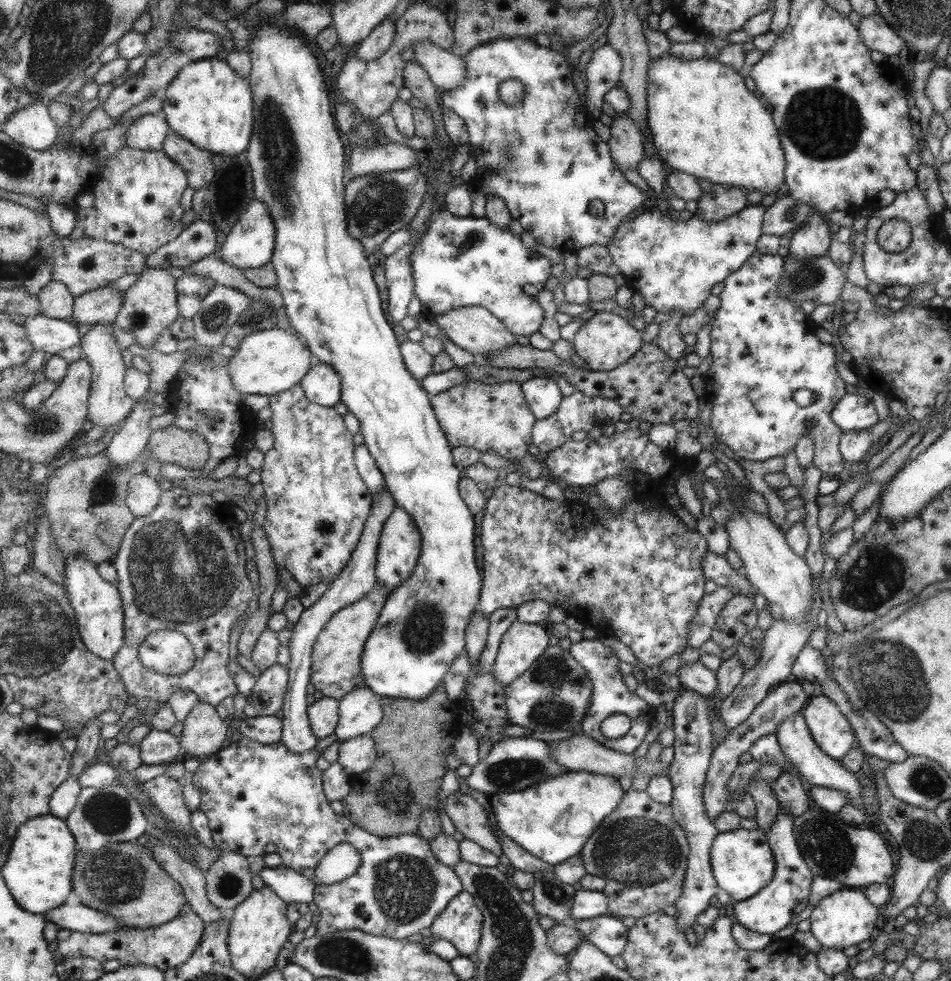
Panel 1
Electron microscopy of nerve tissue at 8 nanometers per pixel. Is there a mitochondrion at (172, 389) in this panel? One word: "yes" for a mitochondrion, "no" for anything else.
no

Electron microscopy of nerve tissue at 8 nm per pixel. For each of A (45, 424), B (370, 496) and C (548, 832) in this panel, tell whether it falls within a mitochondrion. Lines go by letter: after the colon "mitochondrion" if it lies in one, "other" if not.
A: mitochondrion
B: other
C: other

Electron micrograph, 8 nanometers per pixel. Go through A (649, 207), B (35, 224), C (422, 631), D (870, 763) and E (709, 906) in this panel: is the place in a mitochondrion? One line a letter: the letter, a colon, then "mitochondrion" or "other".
A: other
B: other
C: mitochondrion
D: other
E: other

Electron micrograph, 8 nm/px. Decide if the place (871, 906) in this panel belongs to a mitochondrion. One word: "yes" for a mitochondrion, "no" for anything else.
no

